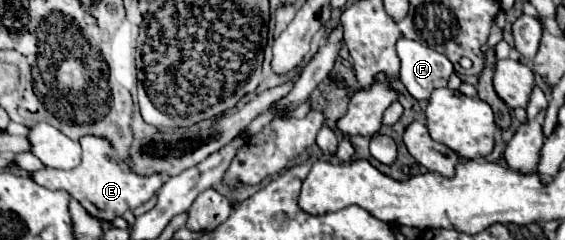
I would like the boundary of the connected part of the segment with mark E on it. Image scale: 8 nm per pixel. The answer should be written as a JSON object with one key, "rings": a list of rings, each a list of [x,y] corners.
{"rings":[[[88,135],[88,137],[80,139],[80,145],[82,145],[82,161],[76,169],[70,169],[70,171],[42,169],[42,171],[36,171],[32,177],[38,185],[42,185],[46,189],[68,191],[96,219],[112,223],[114,217],[124,215],[128,209],[136,209],[136,207],[144,205],[164,185],[162,175],[138,177],[138,175],[130,173],[128,167],[114,157],[114,149],[106,139]]]}

